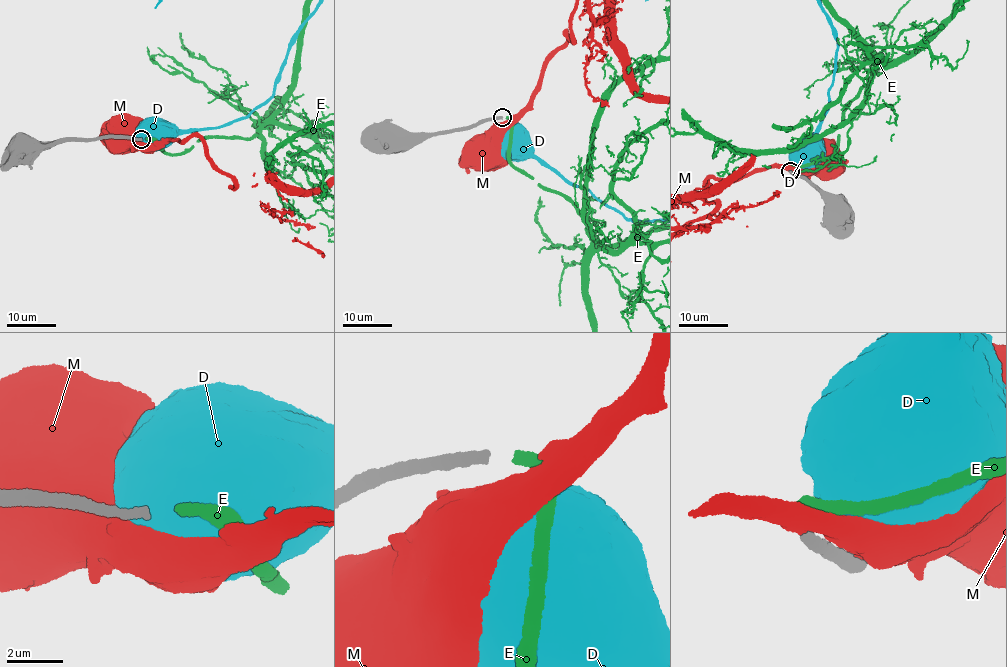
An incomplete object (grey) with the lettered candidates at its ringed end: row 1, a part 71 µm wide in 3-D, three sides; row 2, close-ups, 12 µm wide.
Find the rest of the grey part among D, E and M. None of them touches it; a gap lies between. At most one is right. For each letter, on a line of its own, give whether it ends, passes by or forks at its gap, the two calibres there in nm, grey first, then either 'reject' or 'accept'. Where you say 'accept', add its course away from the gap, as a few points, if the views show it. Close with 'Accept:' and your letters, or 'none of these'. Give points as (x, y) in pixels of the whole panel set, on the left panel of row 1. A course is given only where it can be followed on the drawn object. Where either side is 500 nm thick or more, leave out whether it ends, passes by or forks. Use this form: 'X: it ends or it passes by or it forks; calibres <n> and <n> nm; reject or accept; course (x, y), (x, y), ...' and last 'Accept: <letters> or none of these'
D: calibres 360 and 900 nm; reject
E: it ends; calibres 360 and 400 nm; accept
M: calibres 360 and 800 nm; reject
Accept: E

